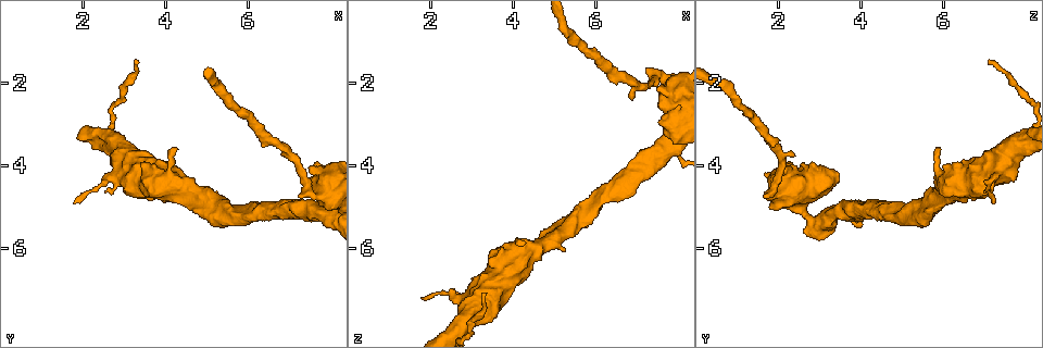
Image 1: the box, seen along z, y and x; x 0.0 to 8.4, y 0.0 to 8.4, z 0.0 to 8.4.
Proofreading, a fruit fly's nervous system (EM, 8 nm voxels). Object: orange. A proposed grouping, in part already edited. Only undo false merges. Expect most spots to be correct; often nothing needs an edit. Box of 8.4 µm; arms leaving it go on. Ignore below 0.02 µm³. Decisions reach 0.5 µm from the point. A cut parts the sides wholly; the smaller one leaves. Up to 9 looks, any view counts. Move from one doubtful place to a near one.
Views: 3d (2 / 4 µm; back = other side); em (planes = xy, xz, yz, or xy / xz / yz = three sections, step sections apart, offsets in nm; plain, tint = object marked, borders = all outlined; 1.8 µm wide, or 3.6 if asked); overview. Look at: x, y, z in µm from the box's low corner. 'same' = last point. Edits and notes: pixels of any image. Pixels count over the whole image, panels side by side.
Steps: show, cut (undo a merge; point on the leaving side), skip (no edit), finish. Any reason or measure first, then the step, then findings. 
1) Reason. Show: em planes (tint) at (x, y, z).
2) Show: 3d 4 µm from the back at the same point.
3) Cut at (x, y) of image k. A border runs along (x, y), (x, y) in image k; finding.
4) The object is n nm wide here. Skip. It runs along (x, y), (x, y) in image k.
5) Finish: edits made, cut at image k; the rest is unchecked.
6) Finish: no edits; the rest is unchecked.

Abrupt turn. Show: em yz step 8 (tint) at (7.85, 5.10, 3.50).

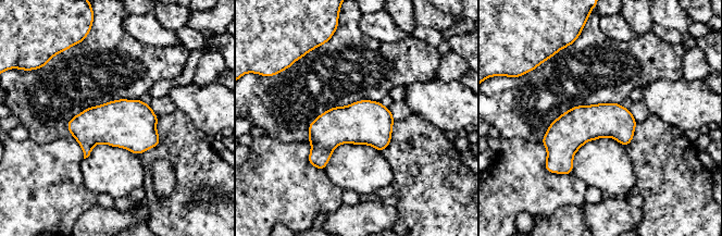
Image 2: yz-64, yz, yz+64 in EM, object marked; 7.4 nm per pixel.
The object is 260 nm wide here. Skip. All the same neuron.

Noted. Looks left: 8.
Thin neck. Show: 3d 4 µm at (7.40, 4.10, 2.10).

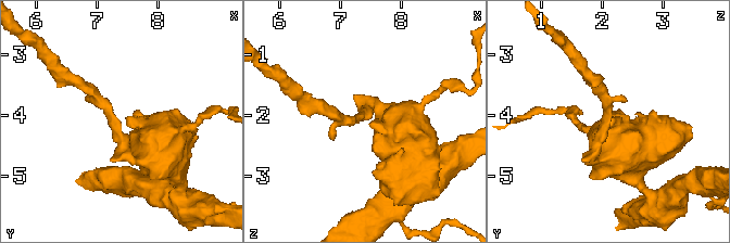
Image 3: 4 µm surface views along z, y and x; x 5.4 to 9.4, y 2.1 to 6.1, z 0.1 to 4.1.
The arms are 180, 850 nm wide; need the tissue. Show: em 3.6 µm planes (plain) at (7.40, 4.10, 2.10).

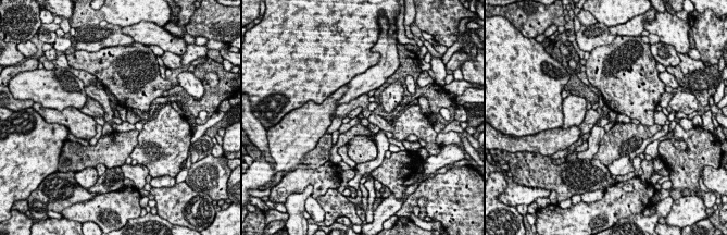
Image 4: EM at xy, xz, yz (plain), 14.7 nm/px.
Where the object lies. Show: em 3.6 µm planes (tint) at the same point.

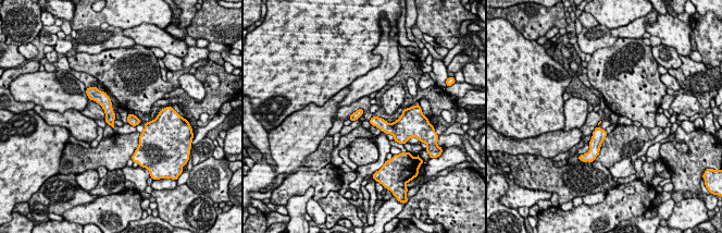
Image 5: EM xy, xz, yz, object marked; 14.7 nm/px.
Skip. Continuous, no second neuron.

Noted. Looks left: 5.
Sudden change in width. Show: 3d 4 µm at (4.15, 4.50, 6.15).

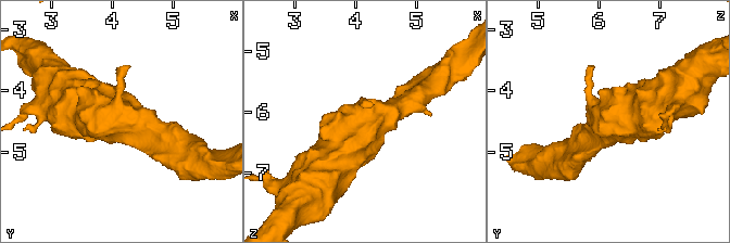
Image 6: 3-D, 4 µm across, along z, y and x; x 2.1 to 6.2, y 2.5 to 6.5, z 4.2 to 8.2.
Now the EM. Show: em 3.6 µm planes (borders) at (4.15, 4.45, 6.20).

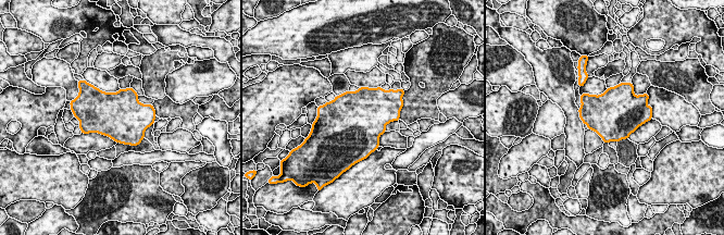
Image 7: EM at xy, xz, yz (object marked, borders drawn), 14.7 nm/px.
Skip. Continuous, no second neuron.

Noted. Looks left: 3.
Thick turns thin. Show: 3d 4 µm at (3.05, 3.85, 7.55).

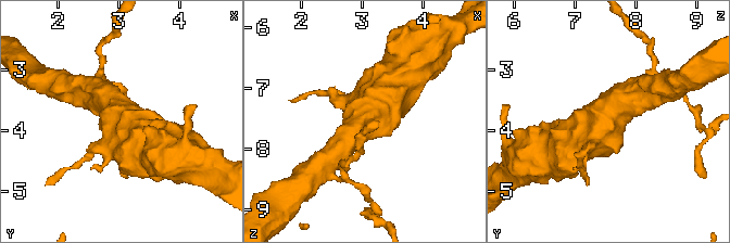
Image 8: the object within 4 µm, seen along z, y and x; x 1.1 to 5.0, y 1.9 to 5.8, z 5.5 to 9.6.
Need the tissue. Show: em 3.6 µm planes (tint) at (3.05, 3.90, 7.50).

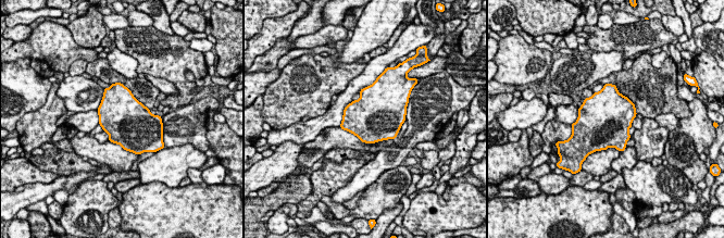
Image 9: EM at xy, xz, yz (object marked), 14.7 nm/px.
The object is 700 nm wide here. Skip. Continuous, no second neuron.

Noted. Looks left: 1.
Finish: no edits; the rest is unchecked.

